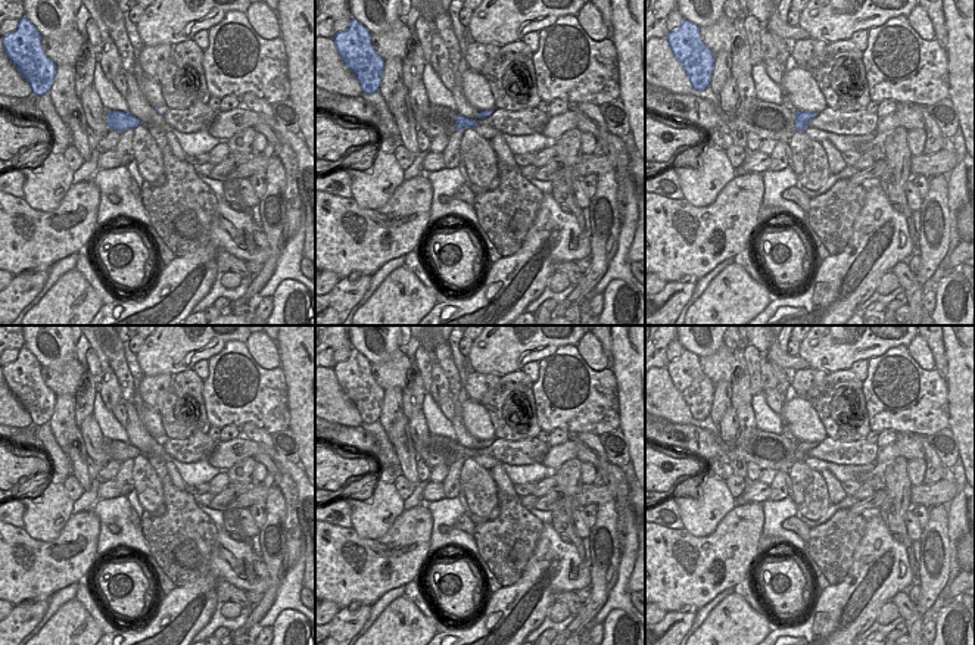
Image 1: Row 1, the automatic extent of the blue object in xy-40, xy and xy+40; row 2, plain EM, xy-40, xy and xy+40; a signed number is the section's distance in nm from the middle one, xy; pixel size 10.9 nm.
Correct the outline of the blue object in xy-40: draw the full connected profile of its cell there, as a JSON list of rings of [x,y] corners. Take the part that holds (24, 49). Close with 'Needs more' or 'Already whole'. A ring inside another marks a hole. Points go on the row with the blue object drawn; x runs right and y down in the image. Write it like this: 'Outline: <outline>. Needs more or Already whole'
Outline: [[[24,16],[18,28],[3,37],[3,47],[21,75],[29,82],[32,94],[43,96],[50,91],[56,65],[43,47],[37,28]]]. Already whole

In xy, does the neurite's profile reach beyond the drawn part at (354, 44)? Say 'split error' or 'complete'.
complete

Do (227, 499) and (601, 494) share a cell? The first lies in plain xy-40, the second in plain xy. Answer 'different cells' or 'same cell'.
same cell

